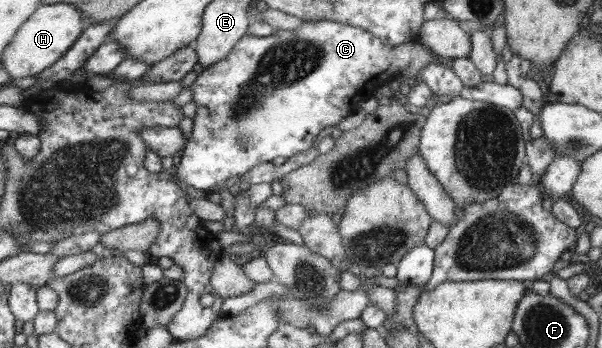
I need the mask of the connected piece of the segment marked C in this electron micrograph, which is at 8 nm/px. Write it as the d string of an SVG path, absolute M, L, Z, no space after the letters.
M311 20L303 21L301 26L297 26L295 29L281 29L275 30L272 35L266 37L245 35L241 39L241 44L237 44L237 52L233 52L233 56L226 56L225 59L220 60L206 69L200 69L196 80L188 88L193 93L191 102L197 106L195 116L193 116L193 130L191 137L185 144L185 147L177 157L177 161L171 172L171 175L177 177L178 183L183 186L193 186L197 190L208 191L213 186L221 185L227 178L231 176L243 175L246 172L252 170L253 167L261 165L261 163L271 163L275 158L283 157L290 159L293 156L300 155L301 152L309 151L317 134L327 128L327 126L333 126L337 122L341 122L343 118L347 118L359 100L365 100L367 96L374 96L377 88L383 86L383 84L390 83L392 80L398 78L401 74L405 76L406 83L413 82L418 79L420 70L428 64L448 64L452 66L451 61L444 59L443 57L437 57L431 53L424 45L419 42L413 44L400 44L390 45L381 37L374 35L367 29L357 28L357 26L349 26L349 24L339 24L339 22L333 22L333 20L319 20L319 22L311 22Z

